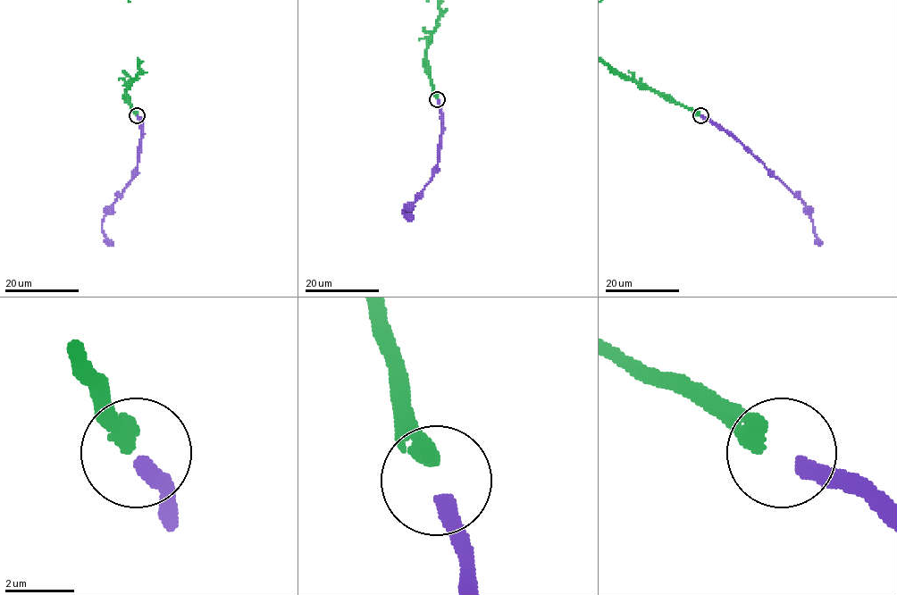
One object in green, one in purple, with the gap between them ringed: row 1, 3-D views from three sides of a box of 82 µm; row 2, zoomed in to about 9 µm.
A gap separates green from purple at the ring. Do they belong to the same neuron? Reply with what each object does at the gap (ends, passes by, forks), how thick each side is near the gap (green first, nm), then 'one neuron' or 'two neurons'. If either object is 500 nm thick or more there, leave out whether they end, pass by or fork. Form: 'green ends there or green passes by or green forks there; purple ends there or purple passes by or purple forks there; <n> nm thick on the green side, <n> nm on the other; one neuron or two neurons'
550 nm thick on the green side, 440 nm on the other; one neuron

